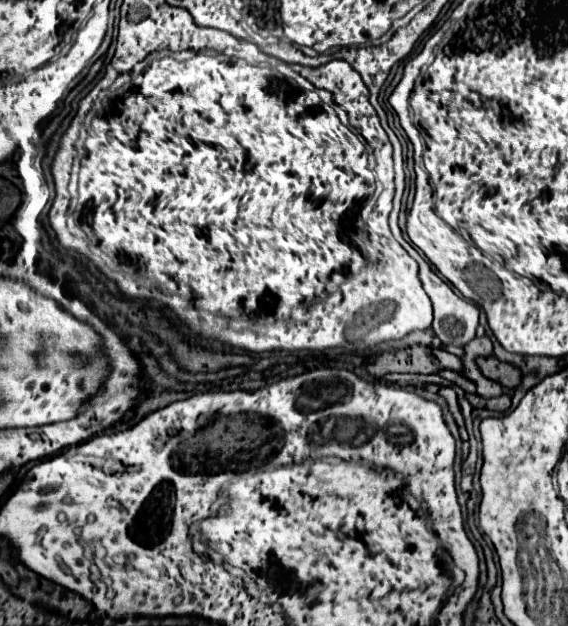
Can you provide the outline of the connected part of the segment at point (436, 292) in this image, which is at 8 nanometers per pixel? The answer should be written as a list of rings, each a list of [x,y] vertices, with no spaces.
[[[410,250],[410,256],[418,262],[418,278],[422,282],[424,292],[428,294],[428,298],[432,302],[432,314],[434,314],[432,330],[436,332],[436,336],[442,342],[450,342],[454,346],[464,346],[466,342],[470,342],[476,336],[476,326],[478,326],[478,316],[480,316],[478,306],[470,300],[464,300],[460,294],[456,294],[436,272],[430,270],[428,262],[416,250]]]

